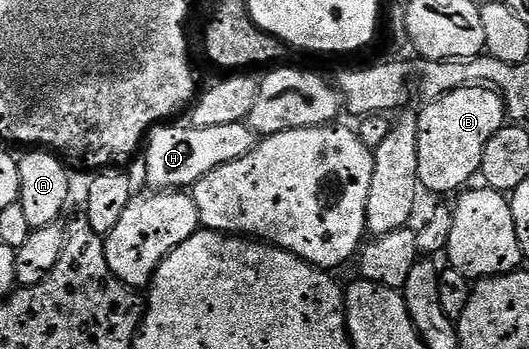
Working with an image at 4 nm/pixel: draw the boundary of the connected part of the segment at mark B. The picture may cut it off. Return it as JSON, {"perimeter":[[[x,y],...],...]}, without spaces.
{"perimeter":[[[471,84],[427,101],[425,105],[416,114],[418,185],[423,191],[453,195],[469,187],[473,178],[479,177],[488,140],[492,140],[492,136],[507,125],[506,103],[497,90],[481,84]]]}

